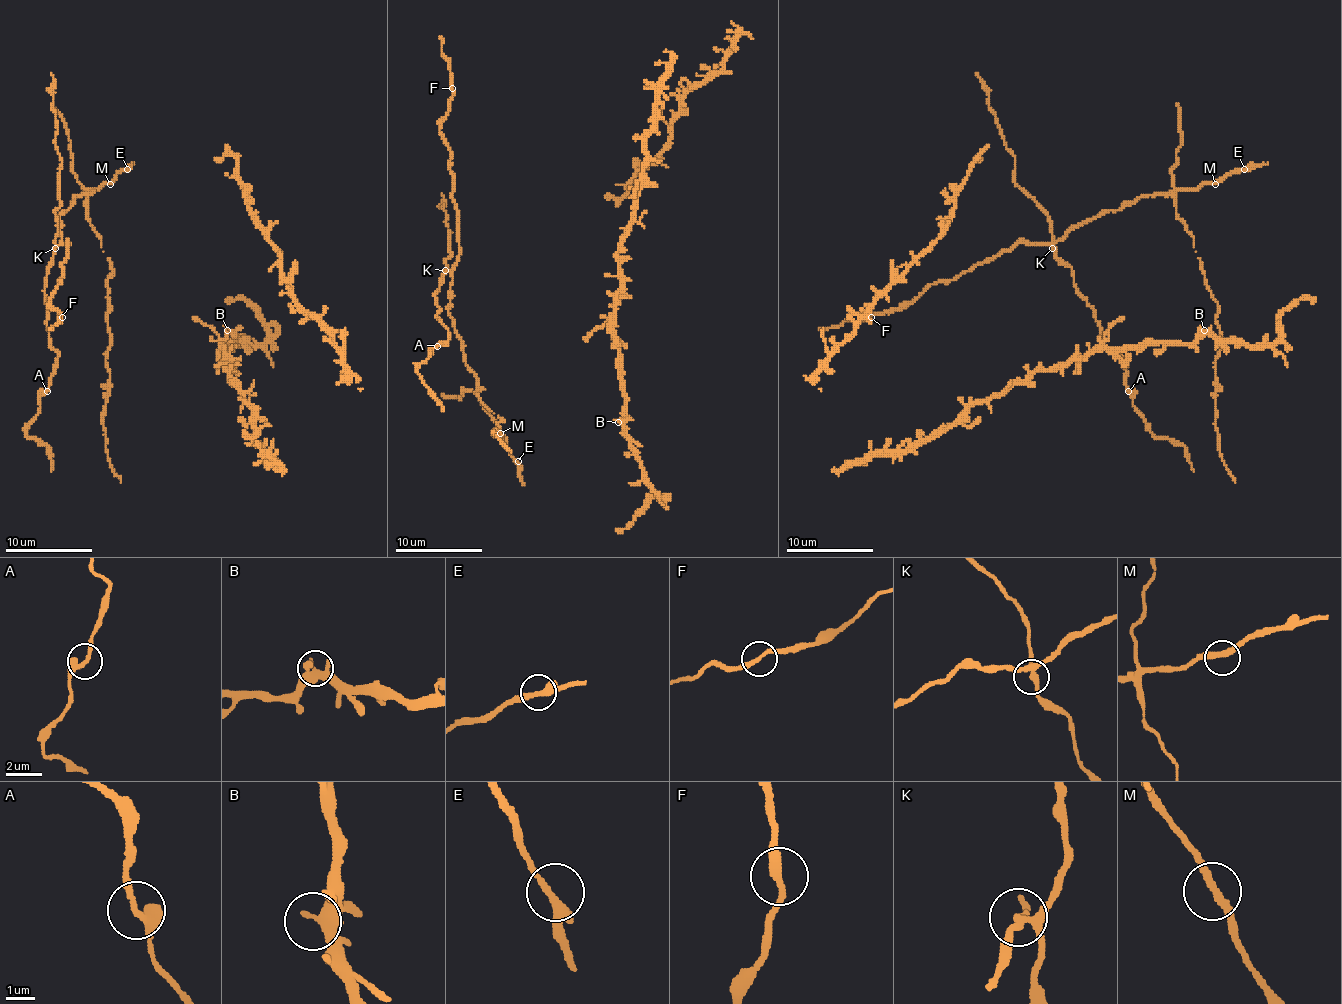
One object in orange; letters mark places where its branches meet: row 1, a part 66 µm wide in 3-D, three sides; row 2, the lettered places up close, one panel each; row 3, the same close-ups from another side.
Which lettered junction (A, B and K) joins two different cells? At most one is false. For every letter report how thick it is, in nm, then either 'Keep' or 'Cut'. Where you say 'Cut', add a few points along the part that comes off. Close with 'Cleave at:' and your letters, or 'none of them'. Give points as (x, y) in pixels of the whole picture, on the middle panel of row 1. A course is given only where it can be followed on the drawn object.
A: Thickness 220 nm. Keep
B: Thickness 300 nm. Keep
K: Thickness 240 nm. Cut. Course of the part to remove: (446, 269), (457, 261), (459, 232), (450, 147), (439, 128), (452, 82), (439, 36)
Cleave at: K

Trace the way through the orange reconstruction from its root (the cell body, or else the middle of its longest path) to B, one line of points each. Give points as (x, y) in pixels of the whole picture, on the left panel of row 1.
B: (232, 343), (234, 336), (227, 330)

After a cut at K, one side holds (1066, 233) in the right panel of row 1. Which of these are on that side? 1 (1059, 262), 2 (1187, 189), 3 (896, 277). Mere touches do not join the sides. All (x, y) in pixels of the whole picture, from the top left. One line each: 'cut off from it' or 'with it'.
1: cut off from it
2: with it
3: cut off from it

